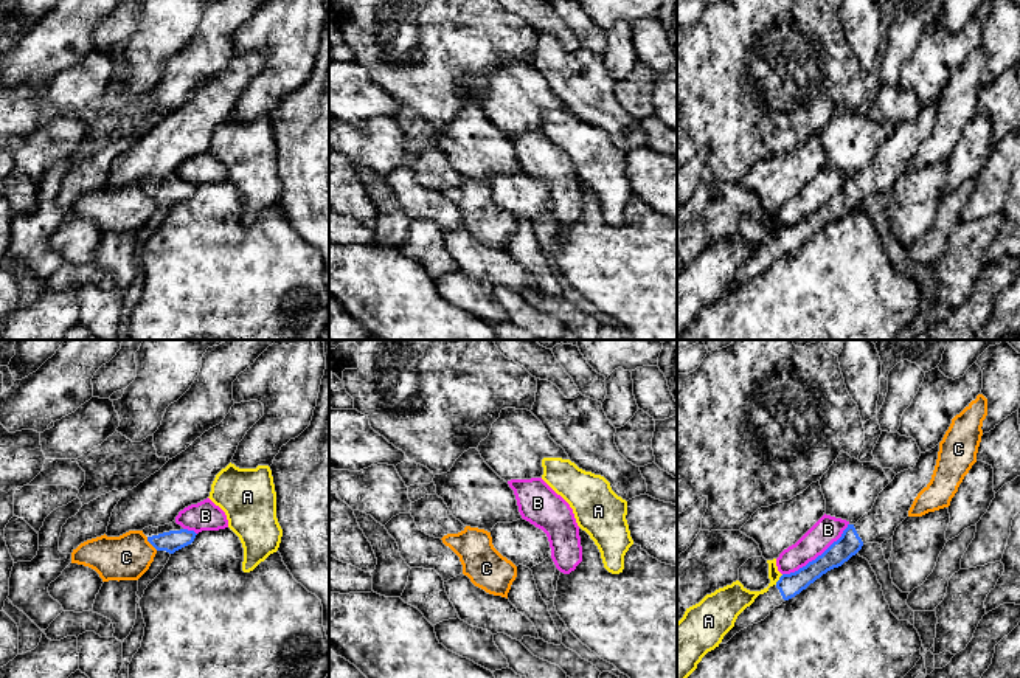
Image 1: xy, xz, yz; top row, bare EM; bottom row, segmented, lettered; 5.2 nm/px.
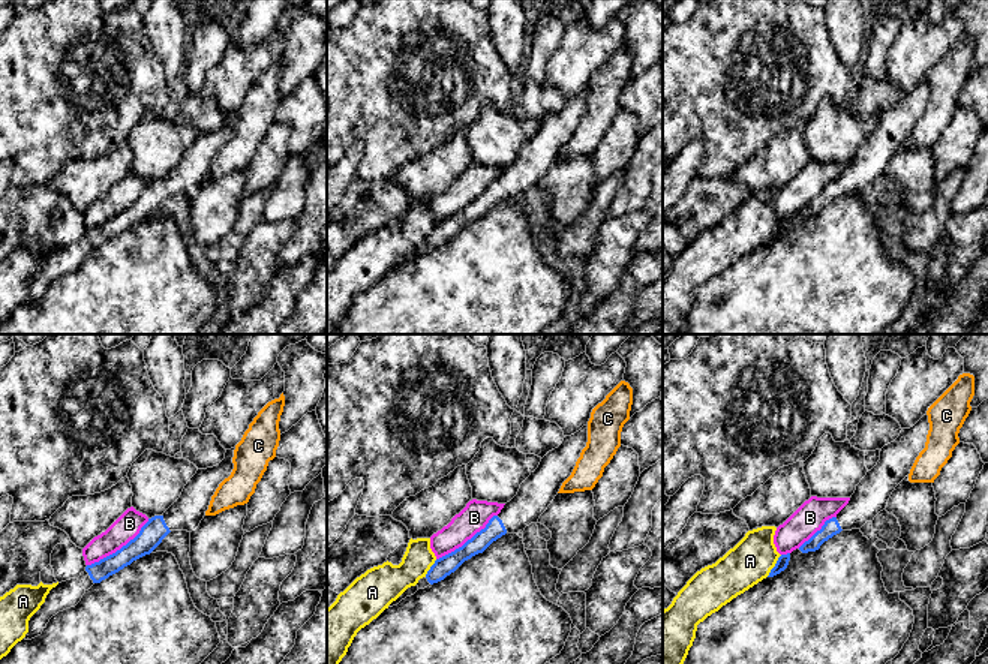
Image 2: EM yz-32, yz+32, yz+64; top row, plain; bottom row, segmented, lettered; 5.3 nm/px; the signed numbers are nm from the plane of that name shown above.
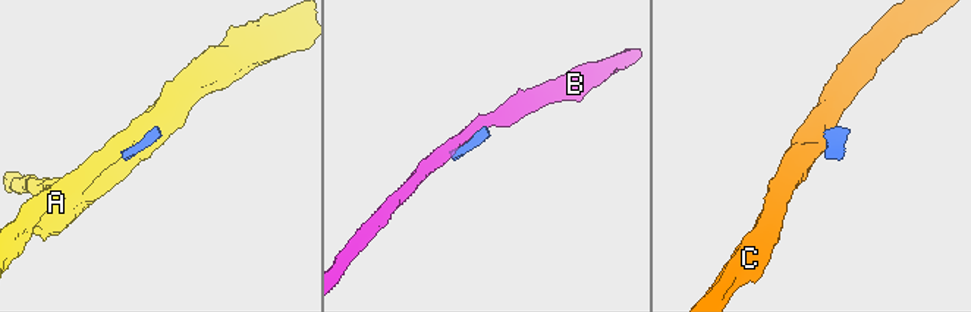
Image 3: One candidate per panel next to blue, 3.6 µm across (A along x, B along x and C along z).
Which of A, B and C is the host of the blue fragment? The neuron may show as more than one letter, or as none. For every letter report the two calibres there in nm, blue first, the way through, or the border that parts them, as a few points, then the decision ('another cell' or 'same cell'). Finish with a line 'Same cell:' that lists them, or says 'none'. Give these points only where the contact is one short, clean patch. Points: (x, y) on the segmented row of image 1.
A: 120/140 nm | along yz (783, 574), (775, 584) | another cell
B: 120/140 nm | another cell
C: 110/240 nm | along xy (146, 537), (157, 550) | another cell
Same cell: none

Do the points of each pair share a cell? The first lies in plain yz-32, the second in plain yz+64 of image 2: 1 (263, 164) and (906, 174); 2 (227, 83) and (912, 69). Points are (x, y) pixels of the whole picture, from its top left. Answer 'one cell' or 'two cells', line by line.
1: two cells
2: one cell

